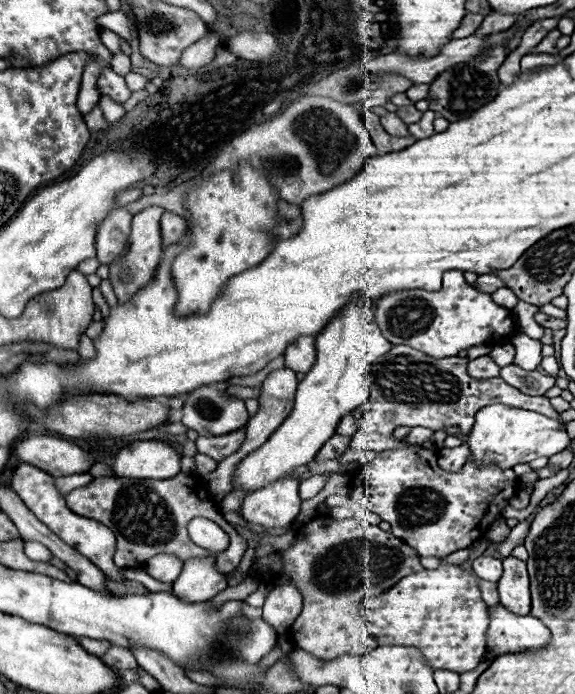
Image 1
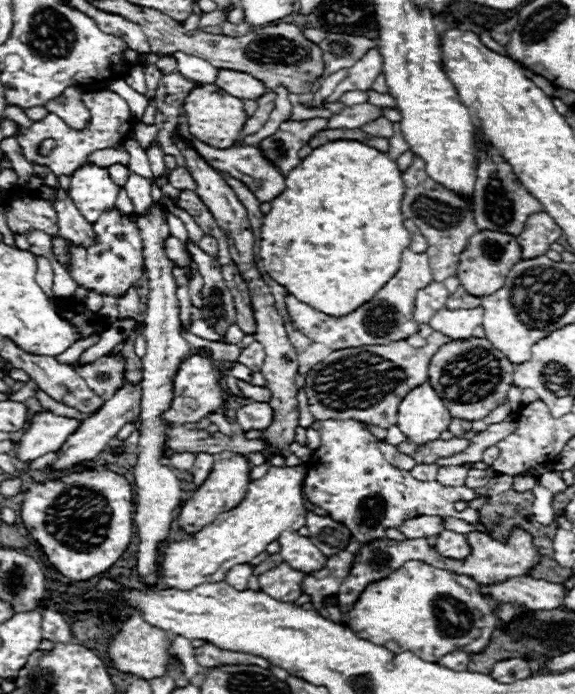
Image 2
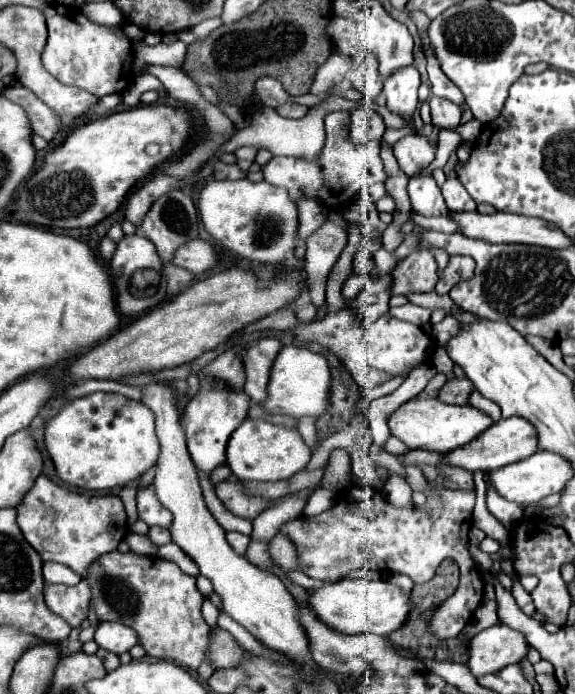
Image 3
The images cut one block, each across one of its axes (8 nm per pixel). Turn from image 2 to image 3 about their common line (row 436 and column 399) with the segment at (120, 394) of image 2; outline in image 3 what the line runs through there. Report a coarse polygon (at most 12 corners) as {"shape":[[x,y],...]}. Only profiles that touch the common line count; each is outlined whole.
{"shape":[[404,66],[384,80],[386,104],[394,114],[412,114],[420,72]]}

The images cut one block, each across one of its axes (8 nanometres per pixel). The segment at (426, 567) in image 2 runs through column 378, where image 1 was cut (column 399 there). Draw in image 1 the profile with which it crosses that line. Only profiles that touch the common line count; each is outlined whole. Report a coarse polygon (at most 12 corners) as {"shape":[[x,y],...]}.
{"shape":[[462,564],[408,574],[366,596],[378,644],[416,646],[464,674],[490,618]]}

